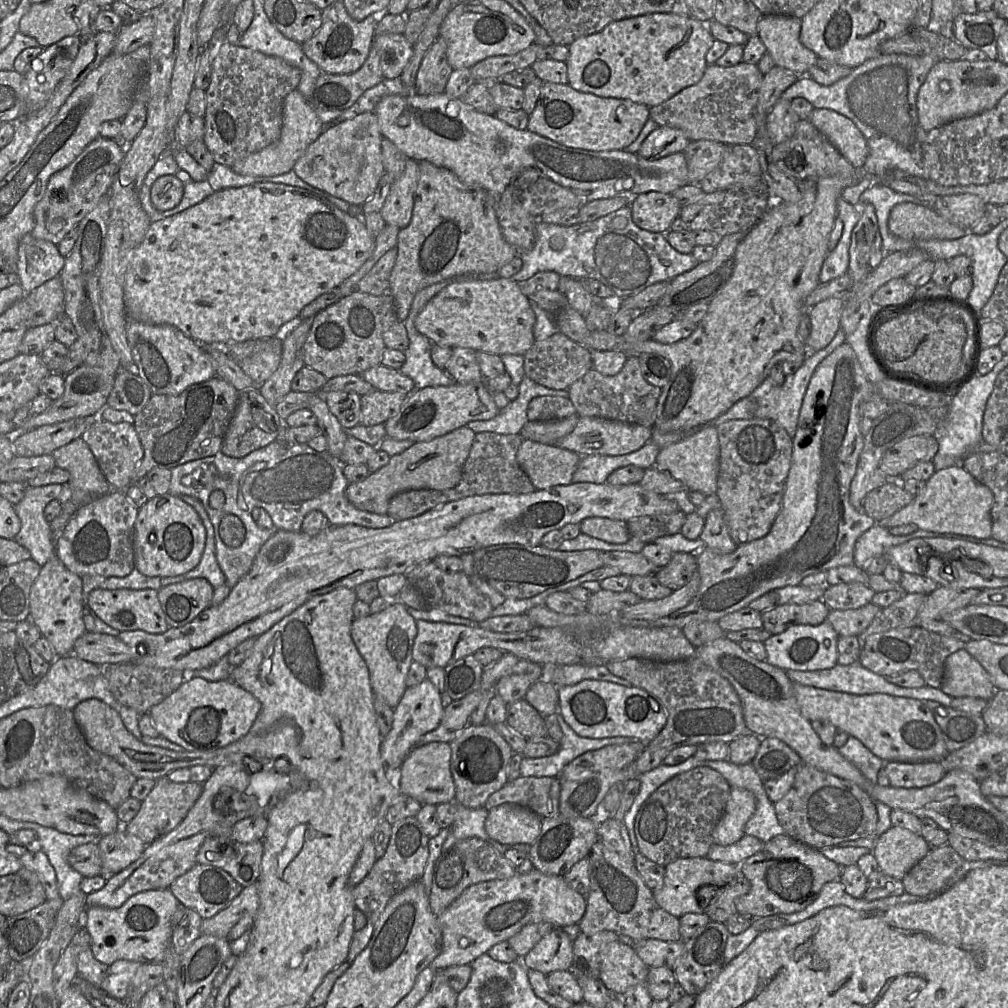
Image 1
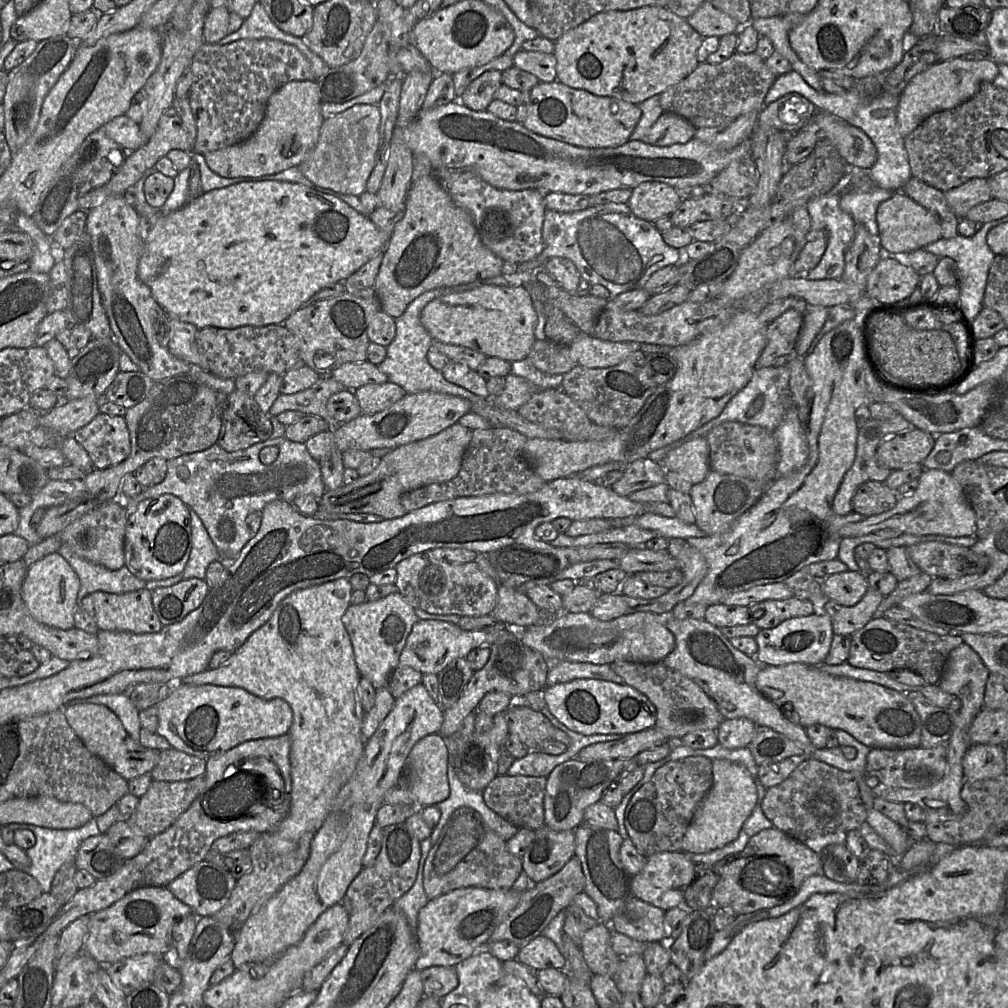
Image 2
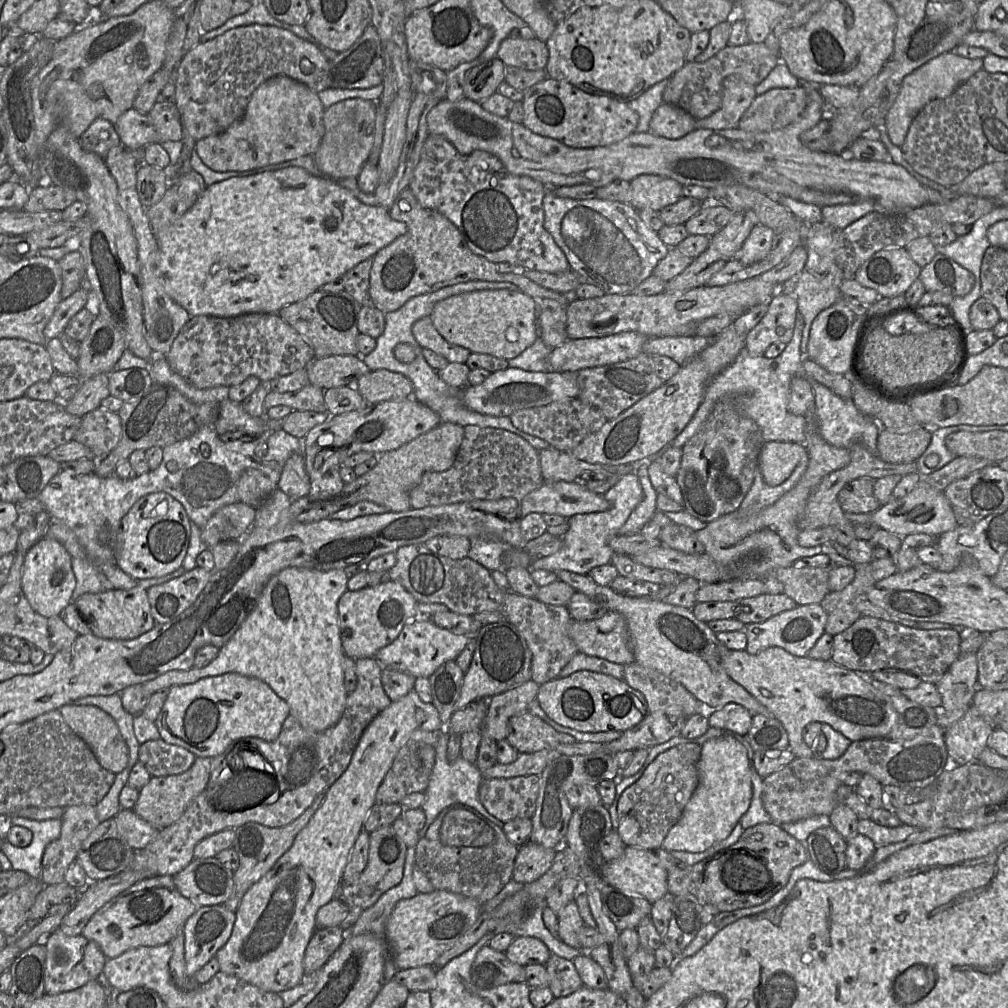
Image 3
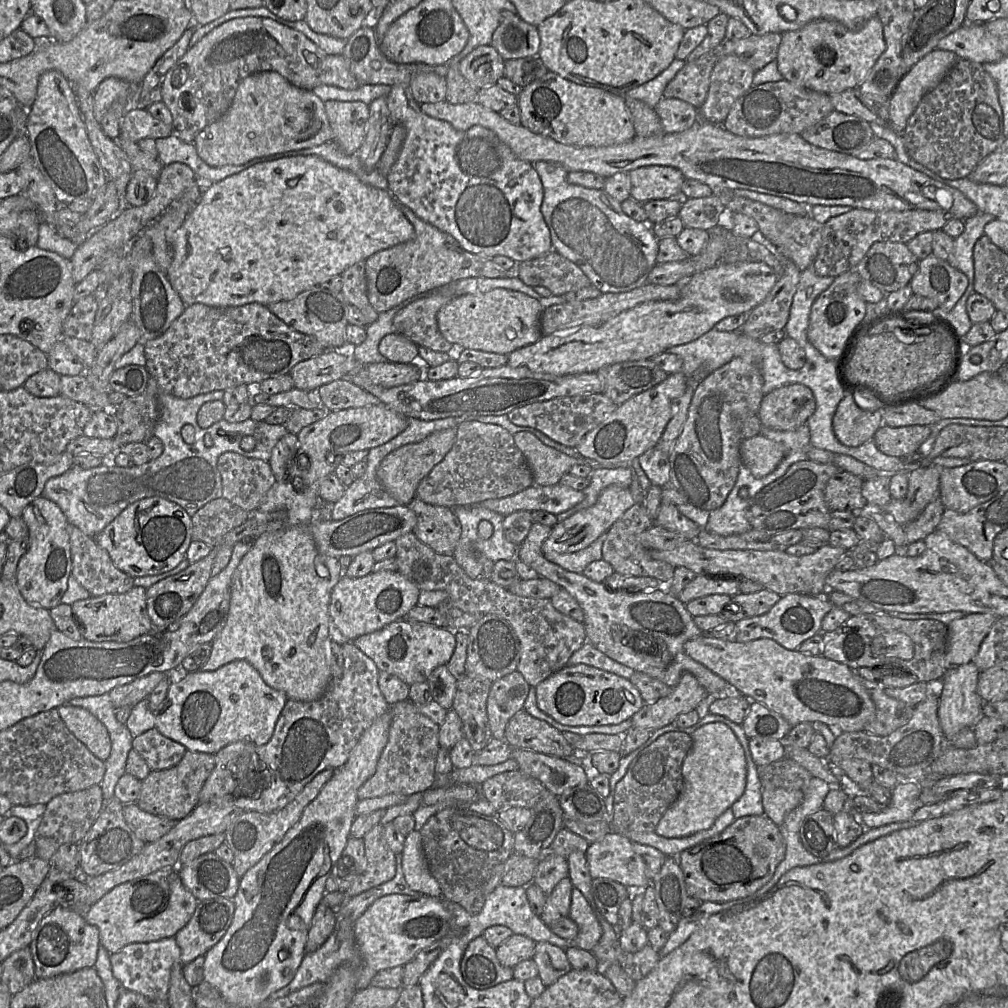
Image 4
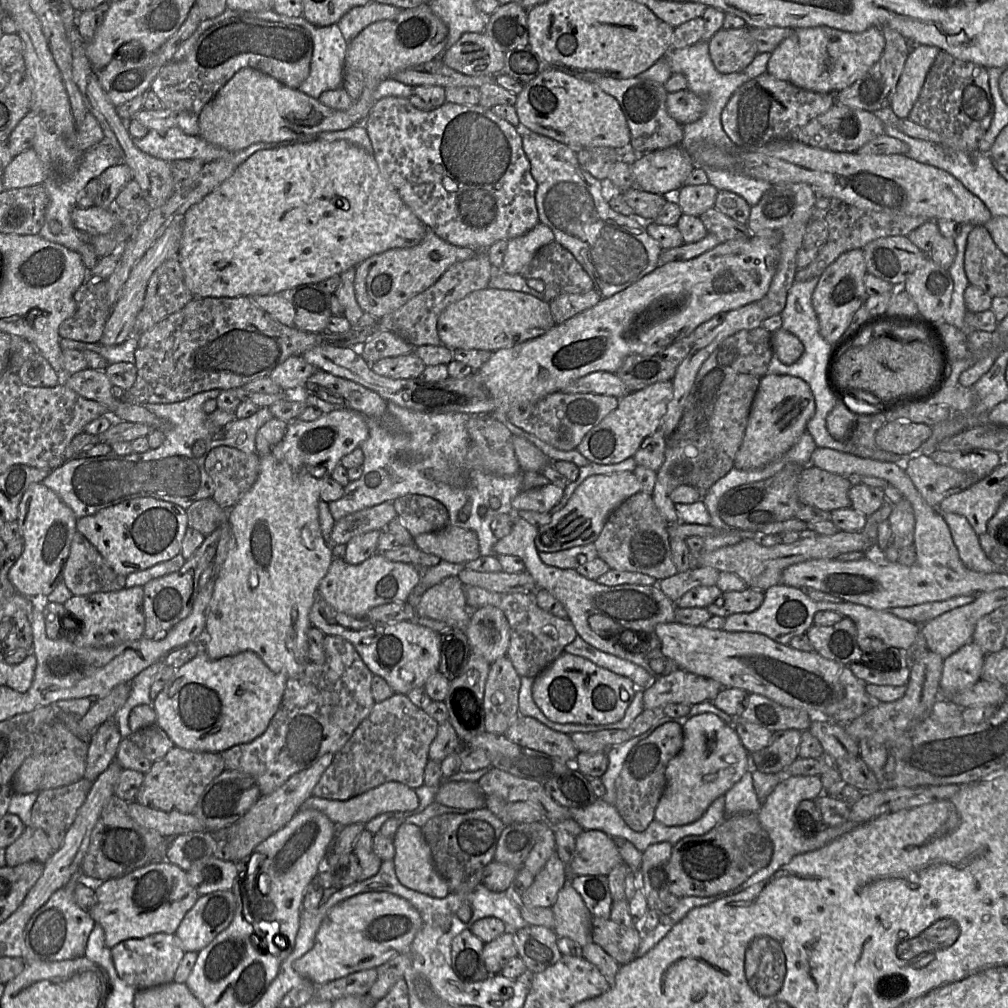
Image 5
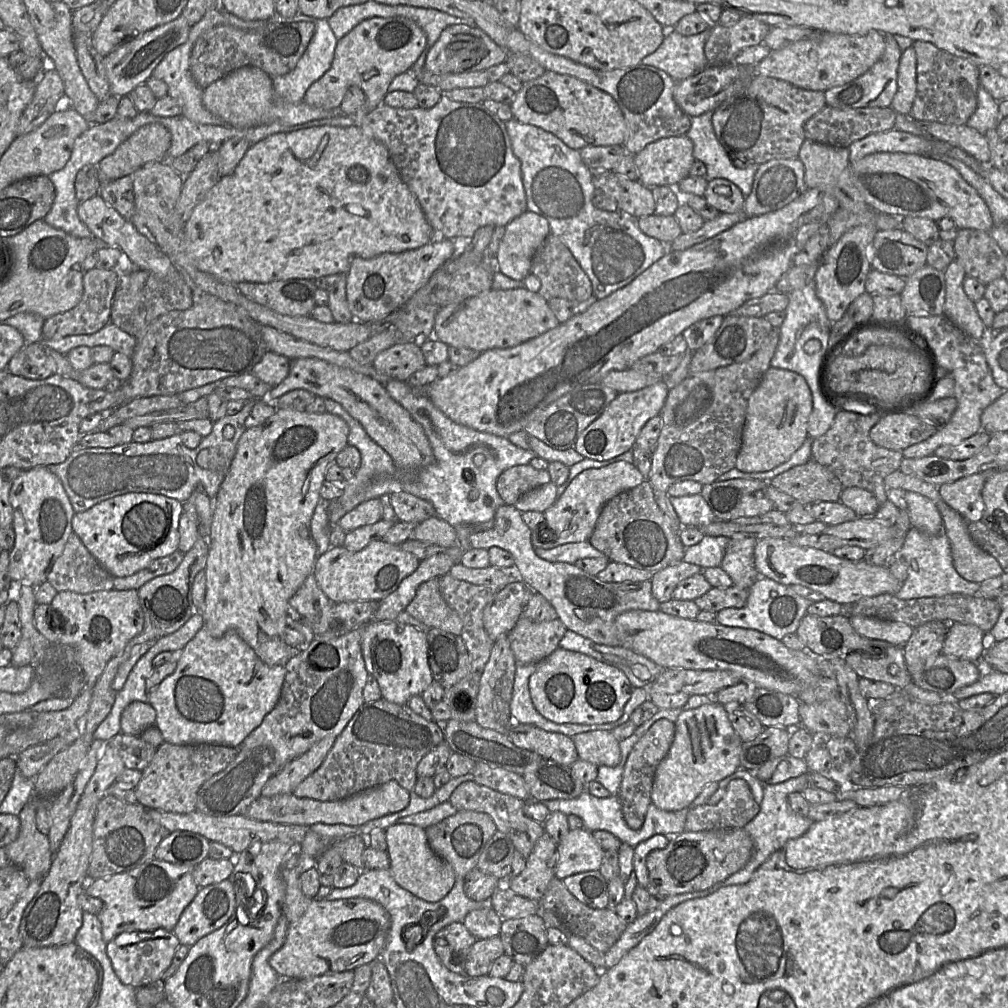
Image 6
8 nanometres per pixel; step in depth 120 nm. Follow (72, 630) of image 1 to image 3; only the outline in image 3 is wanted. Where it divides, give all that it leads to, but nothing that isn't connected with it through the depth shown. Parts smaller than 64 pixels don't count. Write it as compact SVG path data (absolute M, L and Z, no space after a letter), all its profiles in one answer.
M42 538L25 554L21 584L23 593L34 611L44 617L59 616L72 602L71 597L76 586L72 557L56 540Z

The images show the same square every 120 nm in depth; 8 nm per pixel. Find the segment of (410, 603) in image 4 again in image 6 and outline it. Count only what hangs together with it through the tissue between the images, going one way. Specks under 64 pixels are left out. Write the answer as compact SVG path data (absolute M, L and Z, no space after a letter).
M377 540L358 552L349 551L345 546L330 547L317 557L313 575L319 588L333 603L380 601L394 592L402 580L418 568L420 562L400 545Z

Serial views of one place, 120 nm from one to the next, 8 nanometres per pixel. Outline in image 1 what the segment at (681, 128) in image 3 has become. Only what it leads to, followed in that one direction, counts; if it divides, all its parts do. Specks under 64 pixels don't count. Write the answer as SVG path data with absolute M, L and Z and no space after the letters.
M659 126L643 141L637 154L648 160L655 160L683 152L689 143L690 140L682 131L668 126Z

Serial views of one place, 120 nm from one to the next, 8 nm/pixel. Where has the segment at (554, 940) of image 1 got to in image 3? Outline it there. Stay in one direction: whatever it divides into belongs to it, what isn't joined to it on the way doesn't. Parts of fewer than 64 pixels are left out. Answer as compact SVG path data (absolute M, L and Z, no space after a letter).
M517 936L507 950L506 957L513 963L527 966L532 964L544 965L552 952L540 939L531 936Z

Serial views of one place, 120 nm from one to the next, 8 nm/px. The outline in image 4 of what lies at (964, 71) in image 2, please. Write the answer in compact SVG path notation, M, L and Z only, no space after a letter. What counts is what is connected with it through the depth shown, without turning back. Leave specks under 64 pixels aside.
M934 49L901 78L887 102L889 126L896 133L903 134L921 99L943 80L959 59L952 51Z

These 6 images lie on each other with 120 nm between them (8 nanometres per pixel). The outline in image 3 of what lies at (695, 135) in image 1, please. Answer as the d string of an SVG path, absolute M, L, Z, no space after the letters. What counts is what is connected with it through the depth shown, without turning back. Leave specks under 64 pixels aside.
M749 41L740 46L728 44L705 62L686 62L670 79L663 92L663 102L675 105L693 118L703 119L720 109L723 80L729 75L738 75L754 87L761 83L780 61L764 42Z

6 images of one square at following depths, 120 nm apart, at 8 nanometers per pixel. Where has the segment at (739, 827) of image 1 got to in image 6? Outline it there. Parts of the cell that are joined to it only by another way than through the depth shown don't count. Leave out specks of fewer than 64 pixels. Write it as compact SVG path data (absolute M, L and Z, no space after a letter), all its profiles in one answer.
M714 701L698 708L684 710L675 724L675 736L668 754L656 768L651 791L652 803L664 811L689 809L704 787L720 782L740 768L742 740L733 729L727 713L720 703Z

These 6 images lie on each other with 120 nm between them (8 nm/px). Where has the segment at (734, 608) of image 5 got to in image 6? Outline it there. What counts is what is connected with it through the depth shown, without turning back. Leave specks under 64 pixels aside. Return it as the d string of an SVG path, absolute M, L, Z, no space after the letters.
M730 586L727 588L712 587L704 595L696 598L694 602L701 610L717 613L725 608L742 608L749 595L747 588Z

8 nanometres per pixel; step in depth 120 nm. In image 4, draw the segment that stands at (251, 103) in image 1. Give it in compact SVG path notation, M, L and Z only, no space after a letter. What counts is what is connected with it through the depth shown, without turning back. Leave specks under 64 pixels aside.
M263 17L237 18L223 23L204 36L167 72L159 88L162 102L173 118L174 132L188 130L198 133L218 120L230 108L239 84L247 76L258 72L277 72L295 87L312 91L320 85L354 90L360 87L342 55L329 55L303 33Z

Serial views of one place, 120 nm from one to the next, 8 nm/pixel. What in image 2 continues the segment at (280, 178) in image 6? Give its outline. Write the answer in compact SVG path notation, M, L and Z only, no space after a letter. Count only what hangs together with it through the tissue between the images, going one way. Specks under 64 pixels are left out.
M277 180L241 182L203 193L181 209L167 215L160 215L149 226L144 227L143 252L137 273L140 281L150 288L153 298L162 307L165 314L191 323L197 329L205 327L234 329L241 326L261 327L270 324L284 324L284 321L307 304L314 294L331 284L344 282L373 256L384 251L390 237L380 230L368 216L356 211L335 195L292 182Z

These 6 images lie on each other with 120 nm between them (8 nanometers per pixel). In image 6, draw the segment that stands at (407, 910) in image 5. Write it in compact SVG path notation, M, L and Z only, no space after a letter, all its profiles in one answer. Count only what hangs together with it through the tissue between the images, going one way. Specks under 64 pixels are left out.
M298 850L288 855L281 876L285 884L282 915L288 921L288 930L285 943L269 959L270 966L281 978L311 978L353 971L380 958L390 926L383 906L358 897L338 900L307 897L300 888Z

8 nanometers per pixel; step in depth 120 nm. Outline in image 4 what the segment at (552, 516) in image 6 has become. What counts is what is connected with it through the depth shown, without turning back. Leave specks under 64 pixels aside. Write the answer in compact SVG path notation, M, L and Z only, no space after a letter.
M610 485L602 490L596 503L582 511L578 511L561 522L557 522L551 529L548 538L542 544L542 552L573 553L588 547L599 536L606 533L612 525L635 504L629 488Z

